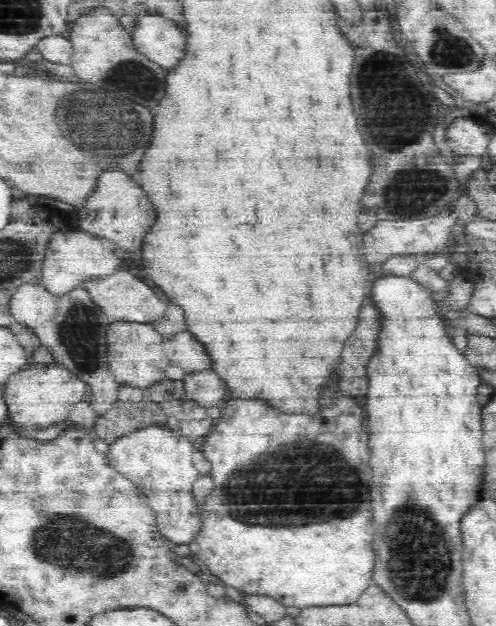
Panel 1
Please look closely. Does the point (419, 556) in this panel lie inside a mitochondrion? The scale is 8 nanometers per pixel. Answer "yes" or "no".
yes

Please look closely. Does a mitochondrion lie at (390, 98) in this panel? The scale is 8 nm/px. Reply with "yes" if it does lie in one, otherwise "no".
yes

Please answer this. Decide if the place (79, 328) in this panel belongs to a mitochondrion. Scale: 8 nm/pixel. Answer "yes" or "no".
yes

